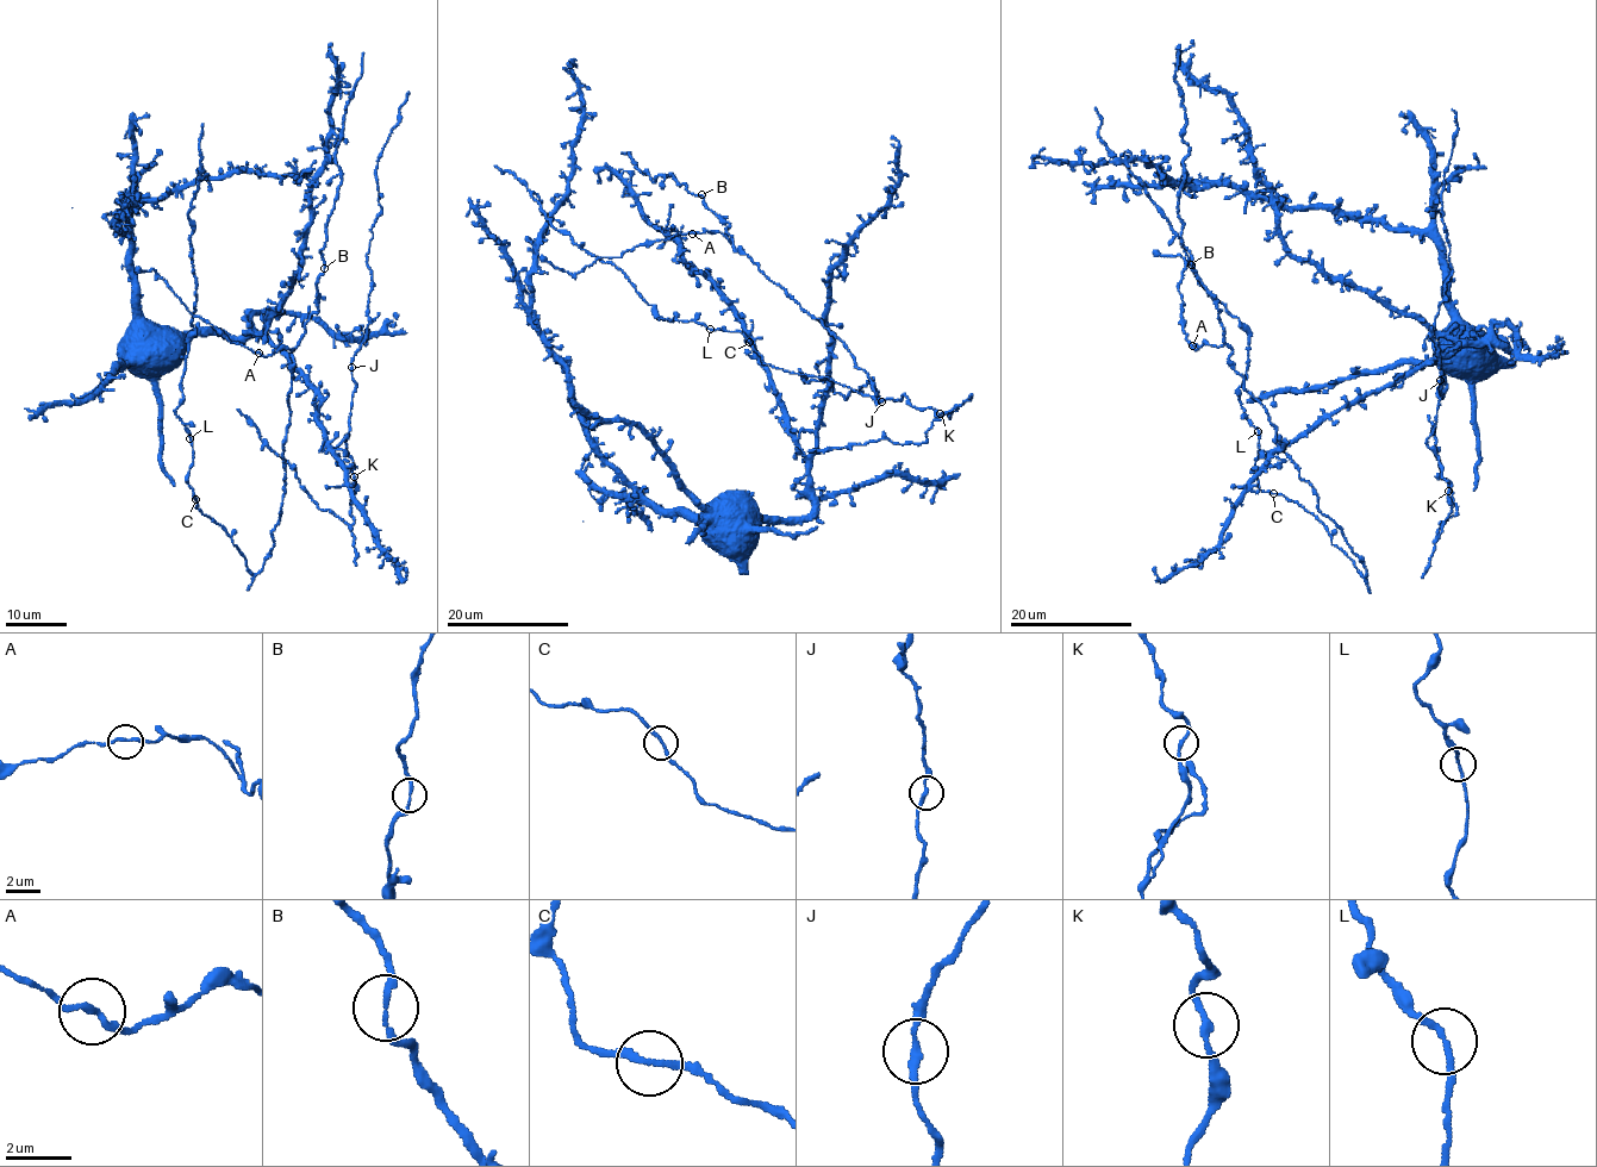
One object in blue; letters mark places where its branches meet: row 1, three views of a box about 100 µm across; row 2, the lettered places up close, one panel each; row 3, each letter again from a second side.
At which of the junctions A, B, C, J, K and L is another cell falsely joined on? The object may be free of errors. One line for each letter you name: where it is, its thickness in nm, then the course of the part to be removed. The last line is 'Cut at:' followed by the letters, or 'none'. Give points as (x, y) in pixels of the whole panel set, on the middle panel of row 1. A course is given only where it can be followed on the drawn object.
Cut at: none

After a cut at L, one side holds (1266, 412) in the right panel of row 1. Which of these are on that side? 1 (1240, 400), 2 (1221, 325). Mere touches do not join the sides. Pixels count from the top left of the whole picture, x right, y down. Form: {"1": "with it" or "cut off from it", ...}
{"1": "cut off from it", "2": "with it"}

